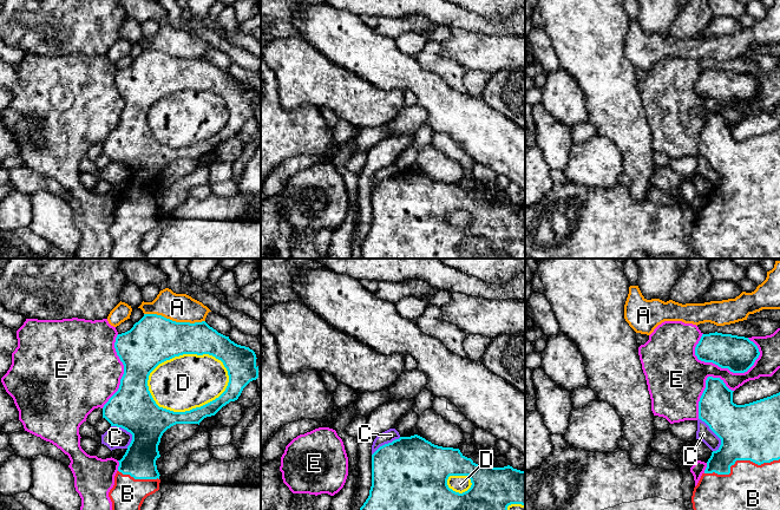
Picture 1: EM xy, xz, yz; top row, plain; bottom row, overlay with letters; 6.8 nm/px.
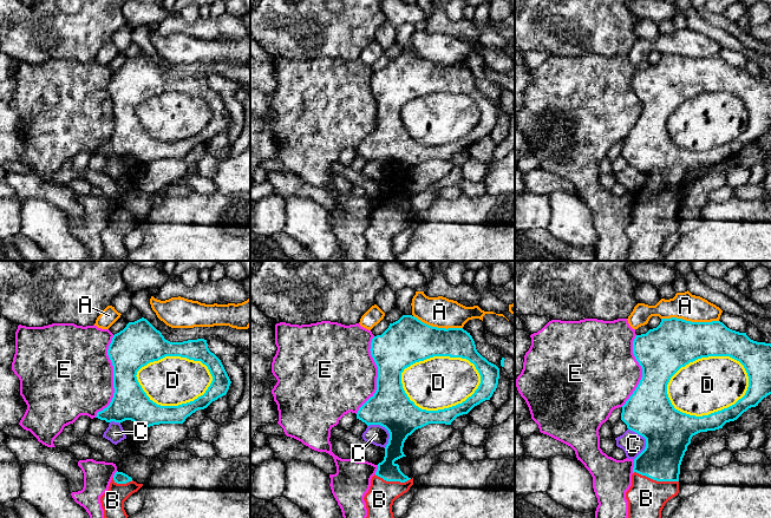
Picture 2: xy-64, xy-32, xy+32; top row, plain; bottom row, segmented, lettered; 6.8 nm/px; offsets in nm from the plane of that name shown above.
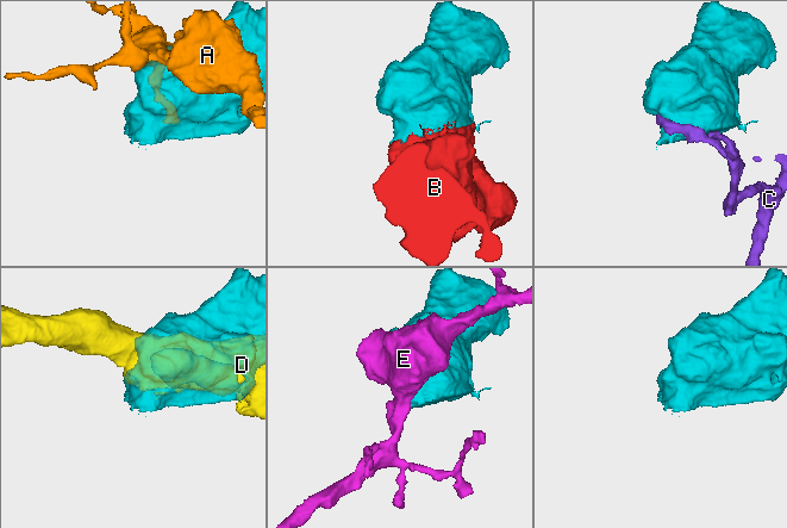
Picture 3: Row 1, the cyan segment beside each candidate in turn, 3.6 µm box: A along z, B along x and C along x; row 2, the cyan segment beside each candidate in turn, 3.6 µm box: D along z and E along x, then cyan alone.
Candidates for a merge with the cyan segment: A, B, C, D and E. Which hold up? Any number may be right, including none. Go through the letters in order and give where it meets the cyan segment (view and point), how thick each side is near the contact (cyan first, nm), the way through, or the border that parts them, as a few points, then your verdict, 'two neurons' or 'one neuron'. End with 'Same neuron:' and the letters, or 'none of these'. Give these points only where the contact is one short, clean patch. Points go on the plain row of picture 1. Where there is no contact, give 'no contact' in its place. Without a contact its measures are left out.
A: contact xy (175, 57); calibres 320 and 190 nm; two neurons
B: contact yz (739, 195); calibres 380 and 400 nm; one neuron
C: contact yz (714, 168); calibres 380 and 100 nm; two neurons
D: contact xy (187, 89); calibres 320 and 380 nm; two neurons
E: contact yz (719, 102); calibres 240 and 300 nm; two neurons
Same neuron: B

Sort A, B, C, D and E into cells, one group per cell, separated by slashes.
A / B / C / D / E

